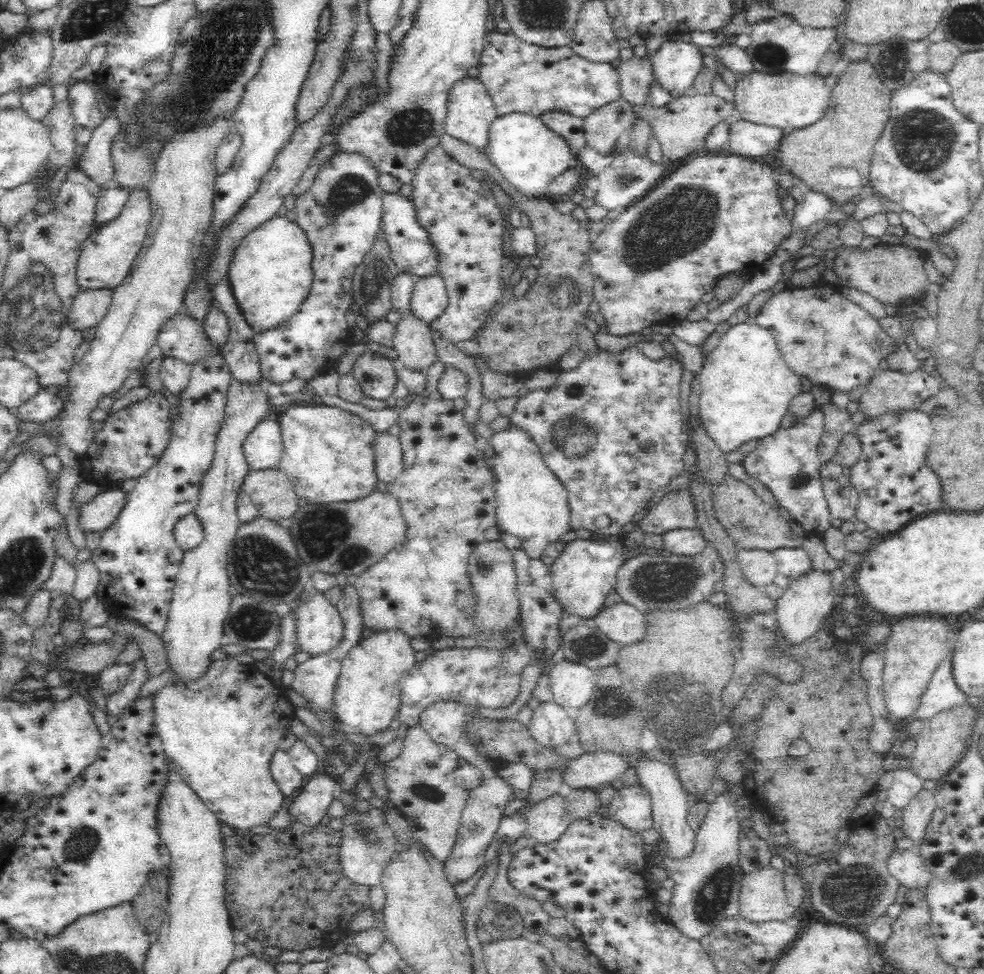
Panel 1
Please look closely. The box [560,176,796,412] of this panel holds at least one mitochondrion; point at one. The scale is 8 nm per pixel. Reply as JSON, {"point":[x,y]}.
{"point":[678,221]}

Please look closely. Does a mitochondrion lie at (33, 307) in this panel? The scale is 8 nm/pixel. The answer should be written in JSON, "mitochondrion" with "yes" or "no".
{"mitochondrion":"yes"}

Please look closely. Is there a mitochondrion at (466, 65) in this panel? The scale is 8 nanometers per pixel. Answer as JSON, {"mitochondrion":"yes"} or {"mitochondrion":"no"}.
{"mitochondrion":"no"}

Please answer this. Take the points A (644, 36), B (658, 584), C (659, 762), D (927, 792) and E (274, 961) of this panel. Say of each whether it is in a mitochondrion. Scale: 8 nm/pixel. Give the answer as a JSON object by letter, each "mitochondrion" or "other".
{"A":"other","B":"mitochondrion","C":"other","D":"other","E":"other"}

